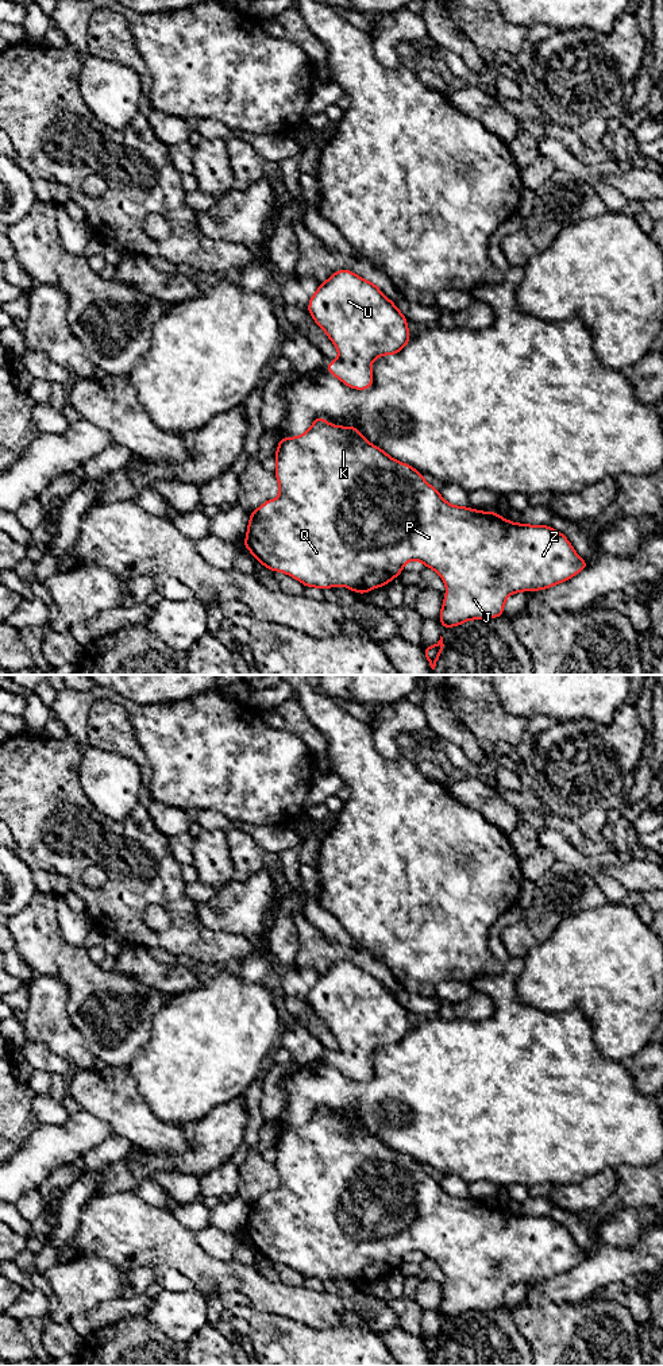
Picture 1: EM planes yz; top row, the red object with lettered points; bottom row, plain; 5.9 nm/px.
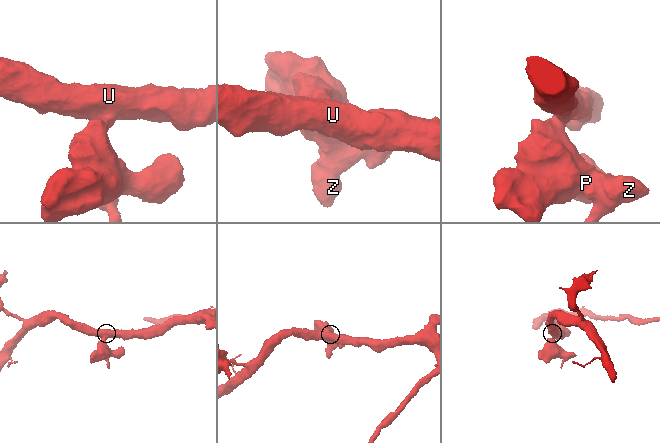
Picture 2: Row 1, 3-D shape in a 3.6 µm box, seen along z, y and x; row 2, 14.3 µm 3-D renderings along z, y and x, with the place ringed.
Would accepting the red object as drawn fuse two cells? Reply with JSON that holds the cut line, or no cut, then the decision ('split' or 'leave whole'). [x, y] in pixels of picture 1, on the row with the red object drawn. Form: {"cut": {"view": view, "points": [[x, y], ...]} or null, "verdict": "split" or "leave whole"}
{"cut": null, "verdict": "leave whole"}

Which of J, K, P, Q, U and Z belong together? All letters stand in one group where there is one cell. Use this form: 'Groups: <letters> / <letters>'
Groups: J K P Q U Z

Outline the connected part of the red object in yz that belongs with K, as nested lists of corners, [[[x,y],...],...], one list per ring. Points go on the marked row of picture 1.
[[[317,416],[304,435],[280,439],[274,458],[280,497],[250,513],[243,547],[266,570],[284,572],[305,587],[324,590],[344,586],[363,595],[396,579],[408,562],[420,560],[424,567],[436,571],[446,584],[439,614],[446,630],[470,620],[501,617],[510,594],[546,590],[570,580],[590,564],[577,555],[562,532],[550,525],[514,524],[494,510],[479,512],[448,503],[421,472],[371,444],[355,425],[338,427]]]

